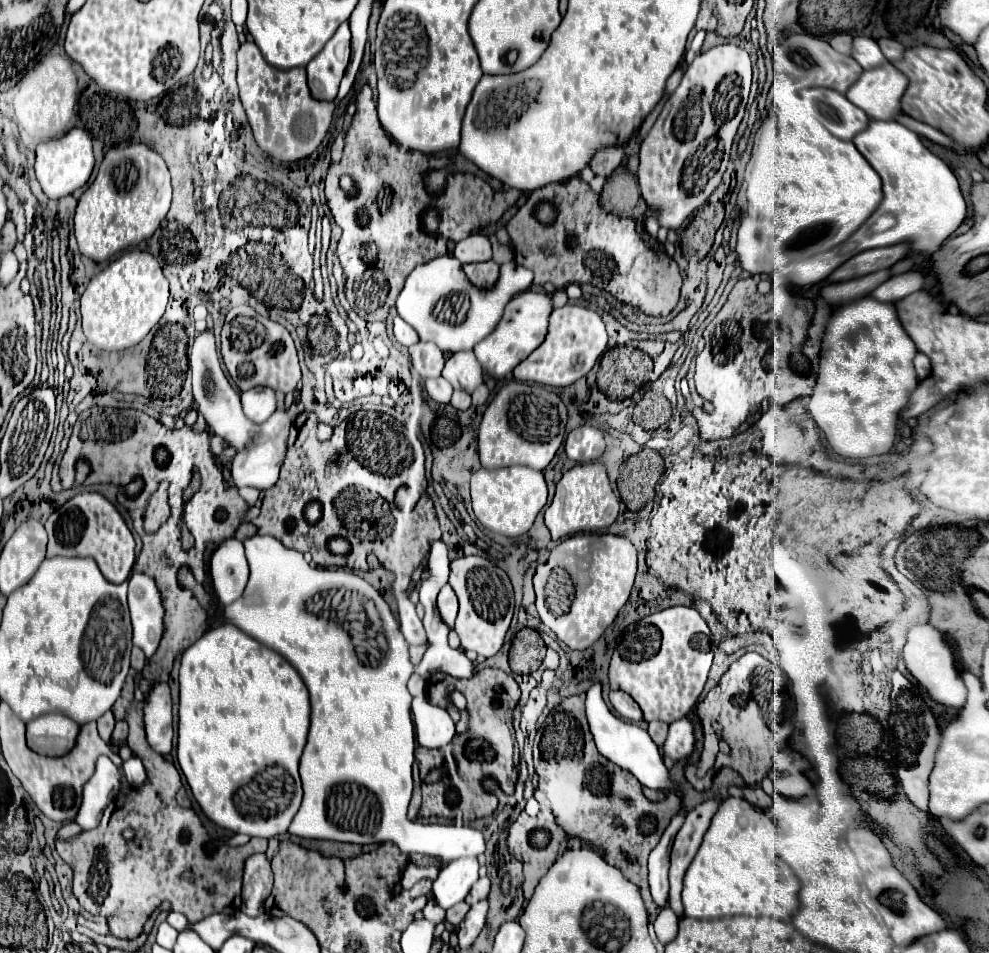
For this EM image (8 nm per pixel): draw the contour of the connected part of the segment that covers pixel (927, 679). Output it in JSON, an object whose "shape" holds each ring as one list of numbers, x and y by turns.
{"shape":[[921,624,921,626,913,626,907,634,907,644,903,648,903,660,907,670,911,672,911,676,927,690,927,694,943,704,943,706,951,706,951,708,961,708,967,700,967,688,955,668,955,658,953,658,953,650,951,646,945,642,943,634,939,630,935,630,931,624]]}

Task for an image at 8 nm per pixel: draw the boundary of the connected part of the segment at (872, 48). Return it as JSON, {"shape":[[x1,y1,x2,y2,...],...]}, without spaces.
{"shape":[[855,36,853,38,851,56,863,70,877,68,877,66,883,66,887,62,883,52,879,50,877,42,873,38,867,38,867,36]]}

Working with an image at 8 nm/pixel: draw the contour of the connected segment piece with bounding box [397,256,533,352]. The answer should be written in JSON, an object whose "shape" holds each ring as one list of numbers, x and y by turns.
{"shape":[[441,256,435,258,427,264,417,266,405,280,405,288,401,290,399,298,397,298,397,314,411,324,421,340,433,340,443,352,461,352,461,350,473,350,473,346,483,340,487,334,493,332,493,328,497,326,497,322,501,320,503,308,505,304,519,292,525,292,533,282,533,272,529,268,517,266,515,261,504,263,500,266,499,282,493,290,479,290,477,286,473,286,469,282,469,278,465,278,463,272,463,264,455,258,455,256]]}

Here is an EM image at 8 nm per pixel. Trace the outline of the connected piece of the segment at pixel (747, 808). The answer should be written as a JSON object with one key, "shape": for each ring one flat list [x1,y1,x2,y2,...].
{"shape":[[725,798,713,816,709,830,703,836,703,842,683,878,683,906,685,916,691,918,723,918,723,916,773,916,785,922,797,912,799,902,799,882,793,870,785,866,781,858,767,856,767,848,763,846,747,846,747,832,757,832,757,822,763,822,759,810,743,798]]}

